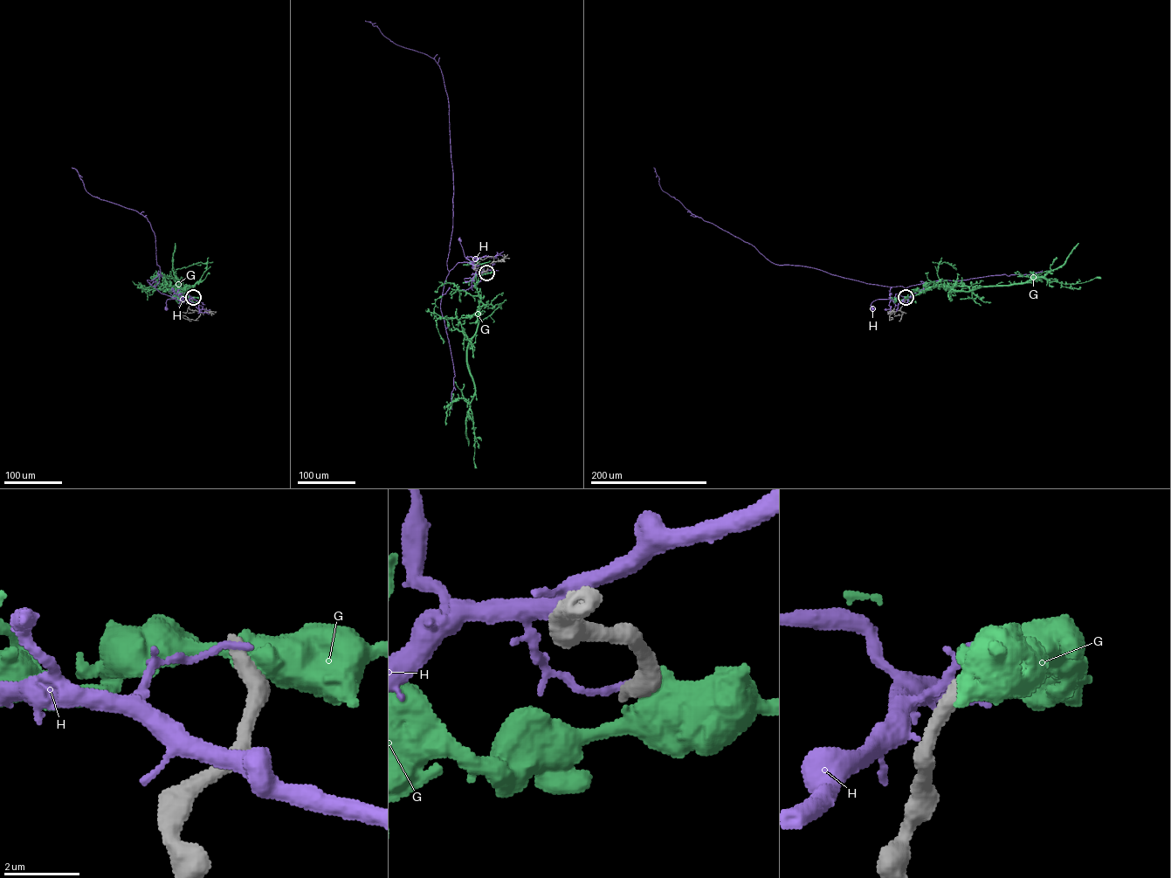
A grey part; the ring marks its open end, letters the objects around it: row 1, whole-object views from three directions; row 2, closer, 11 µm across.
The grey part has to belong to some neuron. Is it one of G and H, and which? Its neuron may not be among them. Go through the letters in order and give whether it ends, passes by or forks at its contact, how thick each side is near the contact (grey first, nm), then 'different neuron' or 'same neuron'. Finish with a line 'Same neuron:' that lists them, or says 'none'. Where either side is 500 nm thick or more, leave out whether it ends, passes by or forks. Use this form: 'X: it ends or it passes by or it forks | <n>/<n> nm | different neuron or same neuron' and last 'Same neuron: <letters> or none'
G: 650/750 nm | different neuron
H: it ends | 460/190 nm | different neuron
Same neuron: none

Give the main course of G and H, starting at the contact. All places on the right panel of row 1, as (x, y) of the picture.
G: (905, 297), (936, 285), (970, 291), (981, 286), (1009, 286), (1040, 277), (1070, 284), (1100, 279)
H: (905, 297), (902, 300), (877, 300), (871, 303), (872, 308)

